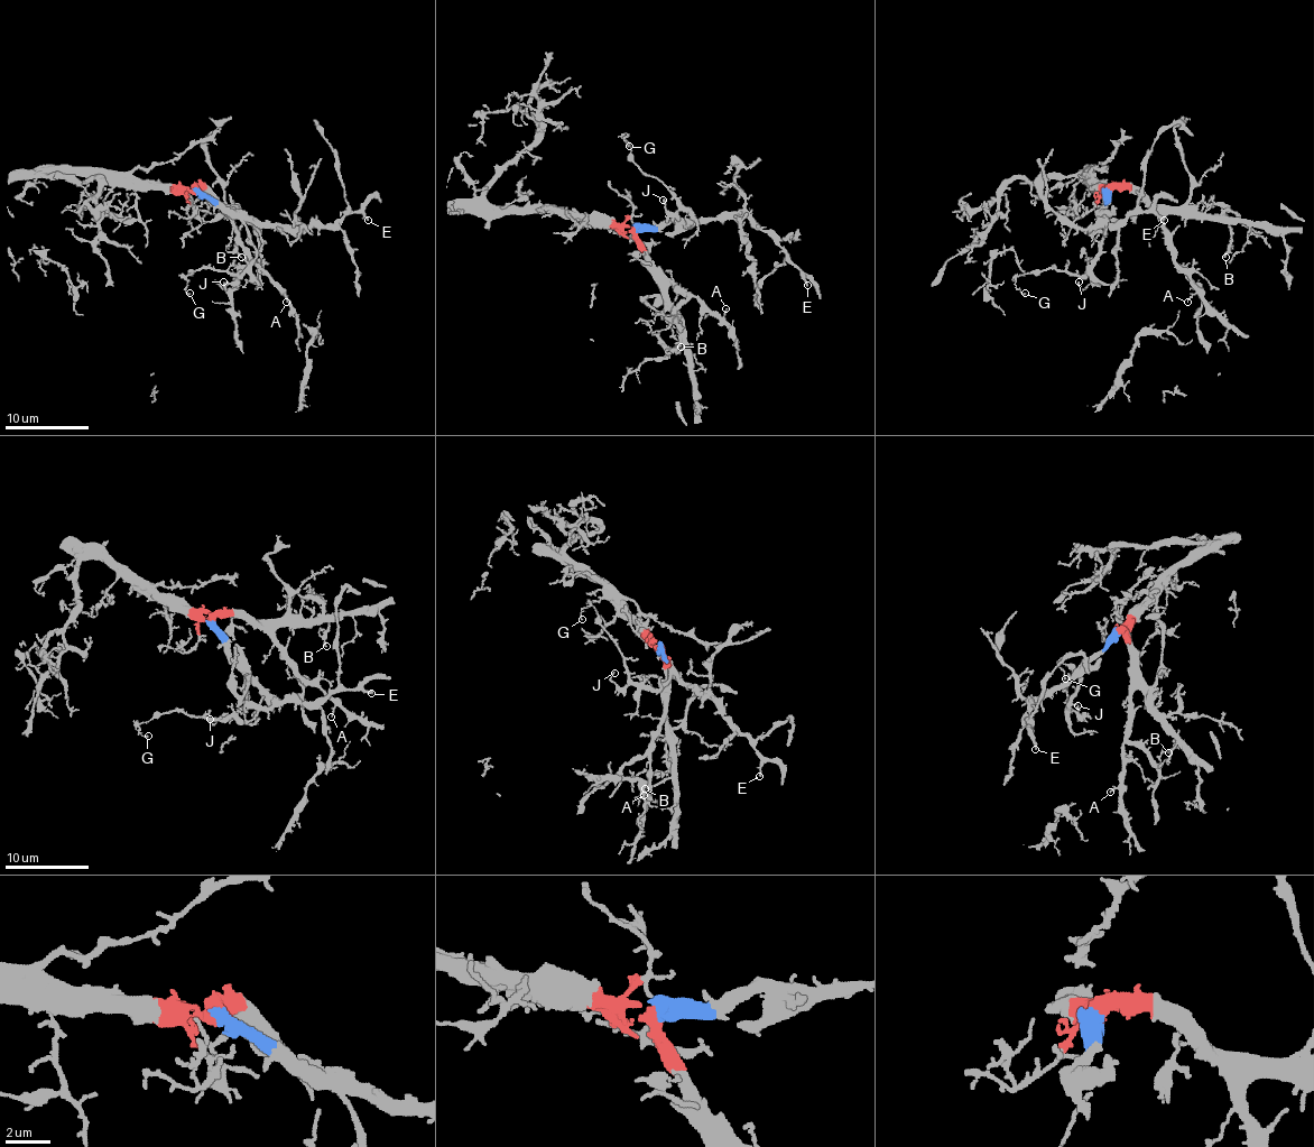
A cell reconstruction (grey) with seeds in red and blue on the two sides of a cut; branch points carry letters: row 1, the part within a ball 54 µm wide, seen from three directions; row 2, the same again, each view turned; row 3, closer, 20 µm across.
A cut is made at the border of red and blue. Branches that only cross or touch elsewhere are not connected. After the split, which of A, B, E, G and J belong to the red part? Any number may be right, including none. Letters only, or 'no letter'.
A, B

